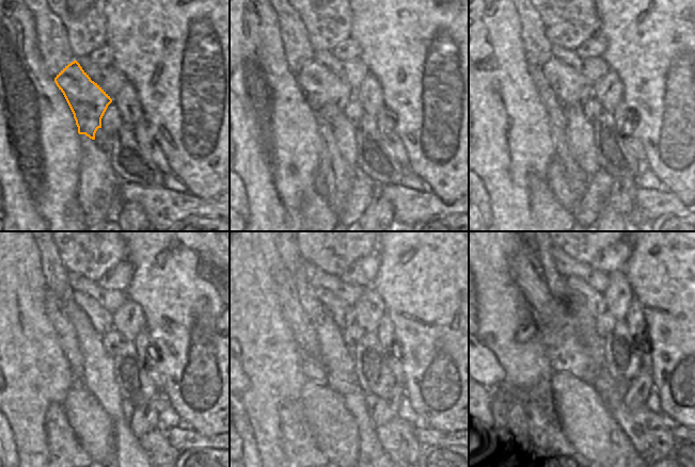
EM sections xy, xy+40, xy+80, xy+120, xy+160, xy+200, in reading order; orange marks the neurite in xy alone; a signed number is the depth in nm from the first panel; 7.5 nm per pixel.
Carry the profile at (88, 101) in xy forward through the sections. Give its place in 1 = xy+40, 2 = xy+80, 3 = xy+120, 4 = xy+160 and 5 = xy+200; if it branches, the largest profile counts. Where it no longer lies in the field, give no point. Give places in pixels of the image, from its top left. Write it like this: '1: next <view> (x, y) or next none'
1: next xy+40 (327, 94)
2: next xy+80 (570, 87)
3: next xy+120 (101, 320)
4: next xy+160 (342, 313)
5: next xy+200 (588, 304)

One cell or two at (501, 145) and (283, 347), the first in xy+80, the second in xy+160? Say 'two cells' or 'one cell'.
one cell

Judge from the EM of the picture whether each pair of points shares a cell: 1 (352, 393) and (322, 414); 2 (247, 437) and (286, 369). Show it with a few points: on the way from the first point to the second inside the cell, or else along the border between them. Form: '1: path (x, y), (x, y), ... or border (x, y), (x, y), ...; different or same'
1: border (325, 383), (344, 400), (344, 405), (356, 421); different
2: border (240, 406), (252, 428), (254, 444), (258, 452); different

